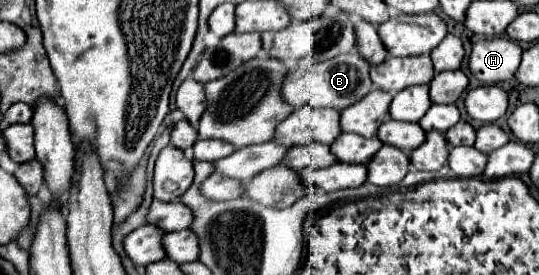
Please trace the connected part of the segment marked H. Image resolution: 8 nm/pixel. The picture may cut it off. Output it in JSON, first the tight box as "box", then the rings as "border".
{"box":[470,36,522,84],"border":[[[508,36],[484,38],[474,44],[470,54],[470,72],[484,84],[496,84],[514,78],[520,66],[522,46]]]}

